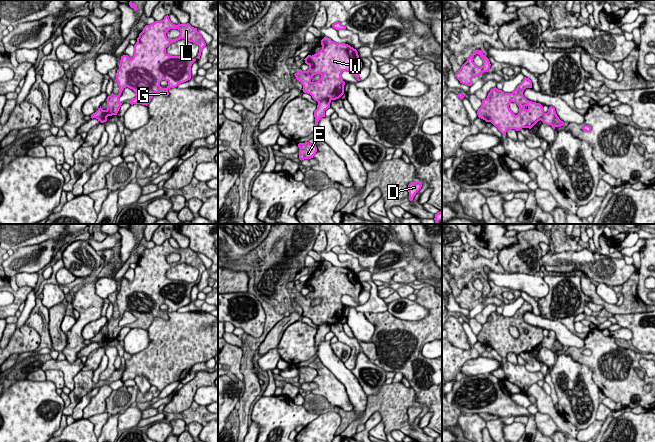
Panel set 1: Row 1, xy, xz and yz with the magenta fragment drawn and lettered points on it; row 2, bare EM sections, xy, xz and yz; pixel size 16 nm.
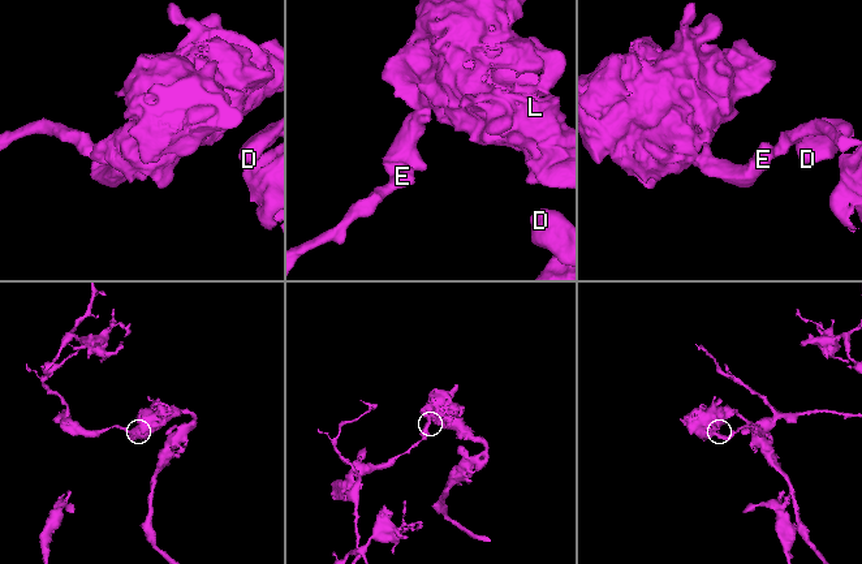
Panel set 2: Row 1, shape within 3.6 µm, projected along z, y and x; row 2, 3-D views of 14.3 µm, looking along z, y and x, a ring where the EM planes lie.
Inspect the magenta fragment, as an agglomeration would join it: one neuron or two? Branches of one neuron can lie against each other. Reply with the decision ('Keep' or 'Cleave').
Cleave

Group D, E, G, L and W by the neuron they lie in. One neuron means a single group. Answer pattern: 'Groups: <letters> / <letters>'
Groups: D G L W / E

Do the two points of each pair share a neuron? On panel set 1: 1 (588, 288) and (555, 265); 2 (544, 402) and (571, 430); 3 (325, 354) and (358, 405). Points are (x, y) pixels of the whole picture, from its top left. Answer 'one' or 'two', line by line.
1: two
2: one
3: one

